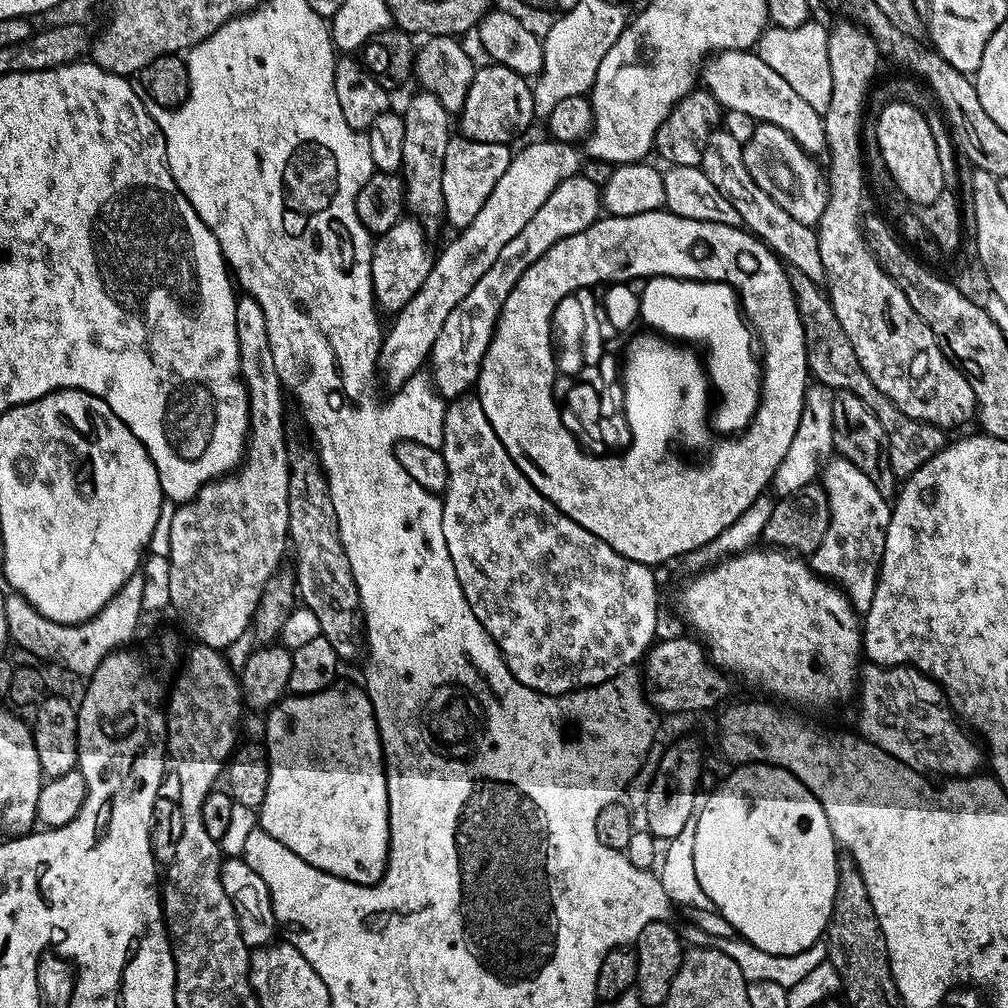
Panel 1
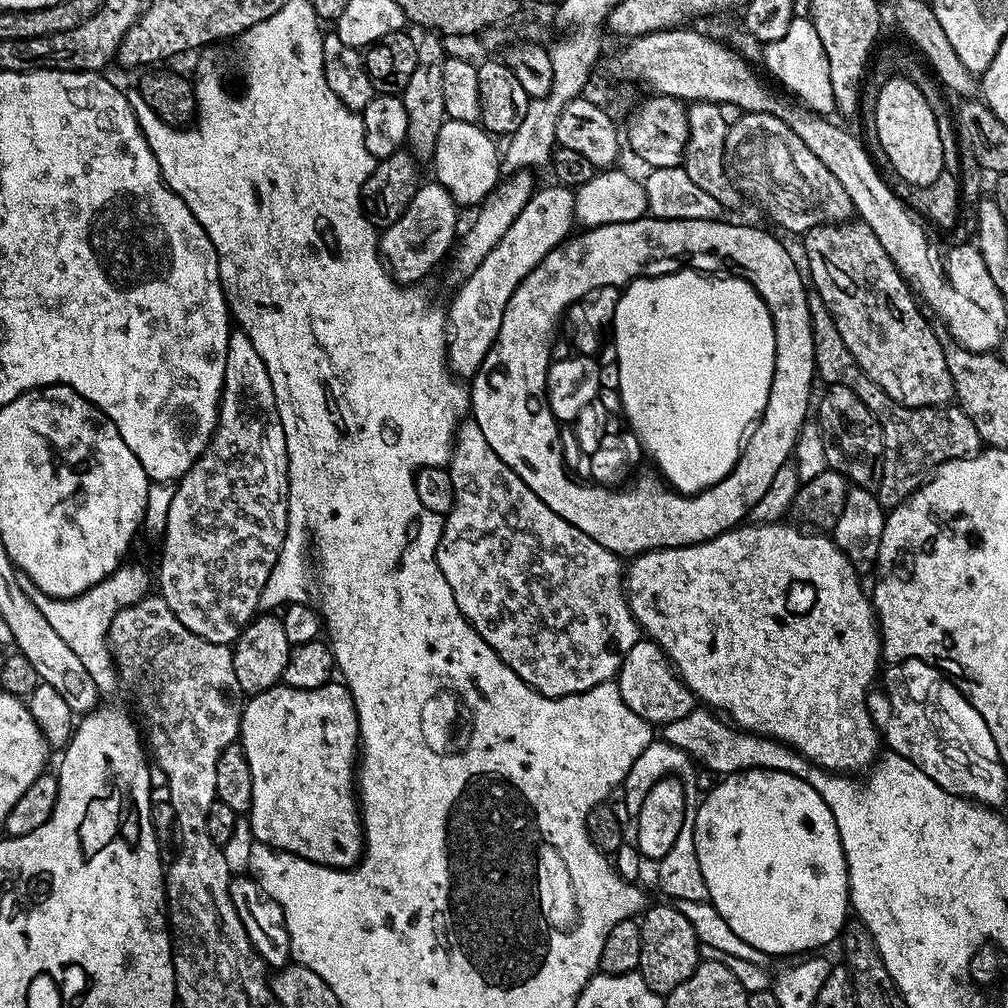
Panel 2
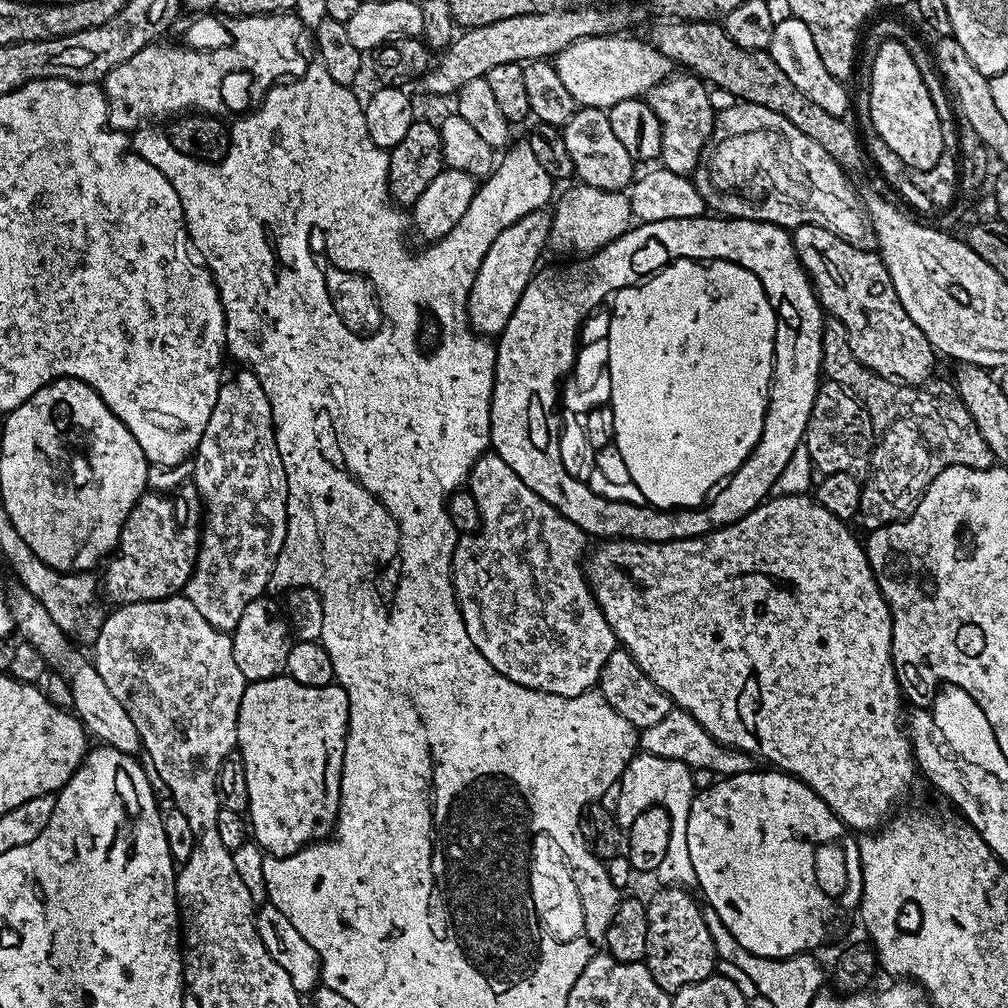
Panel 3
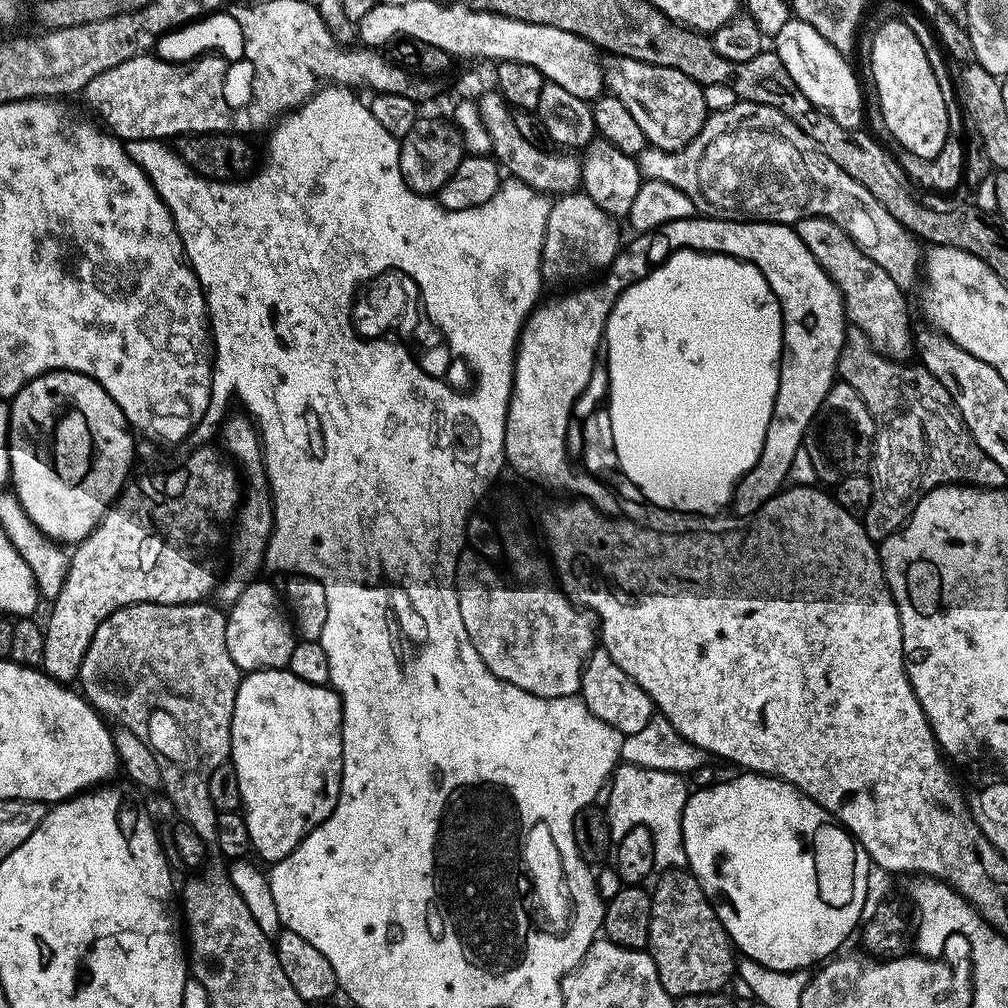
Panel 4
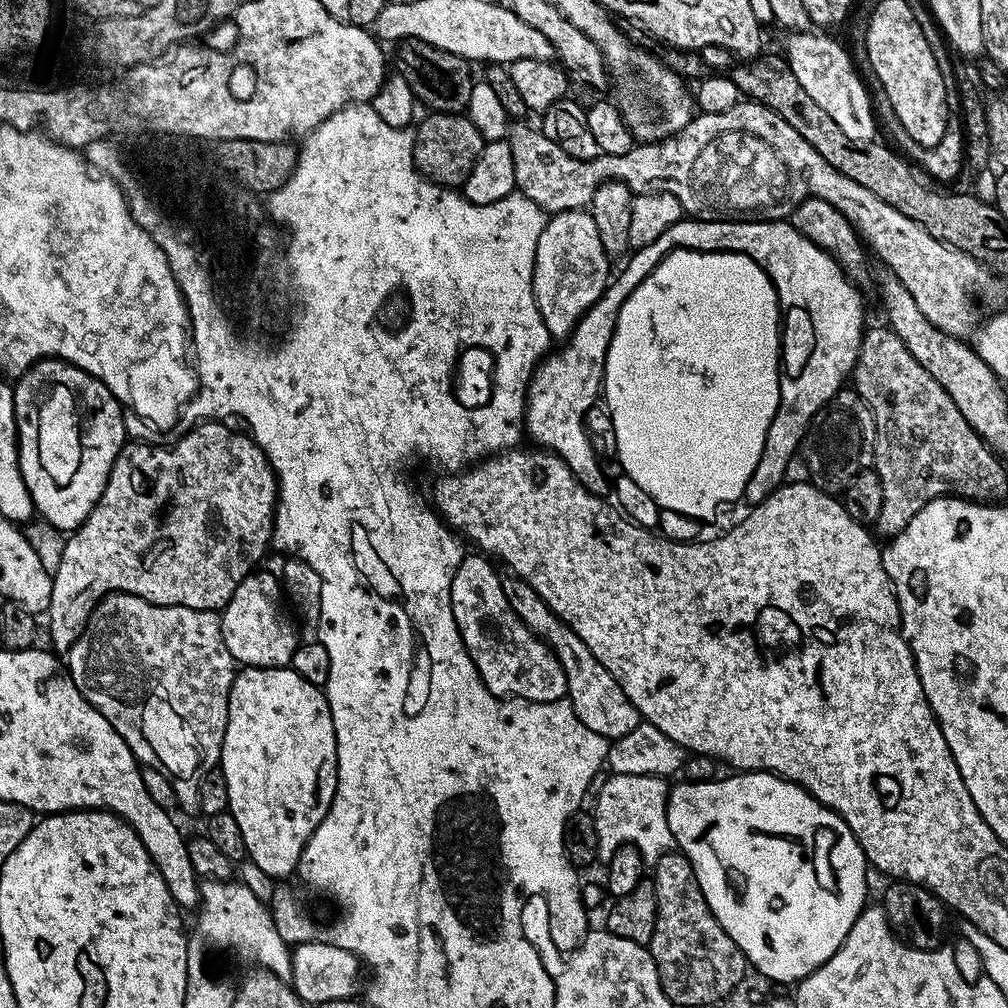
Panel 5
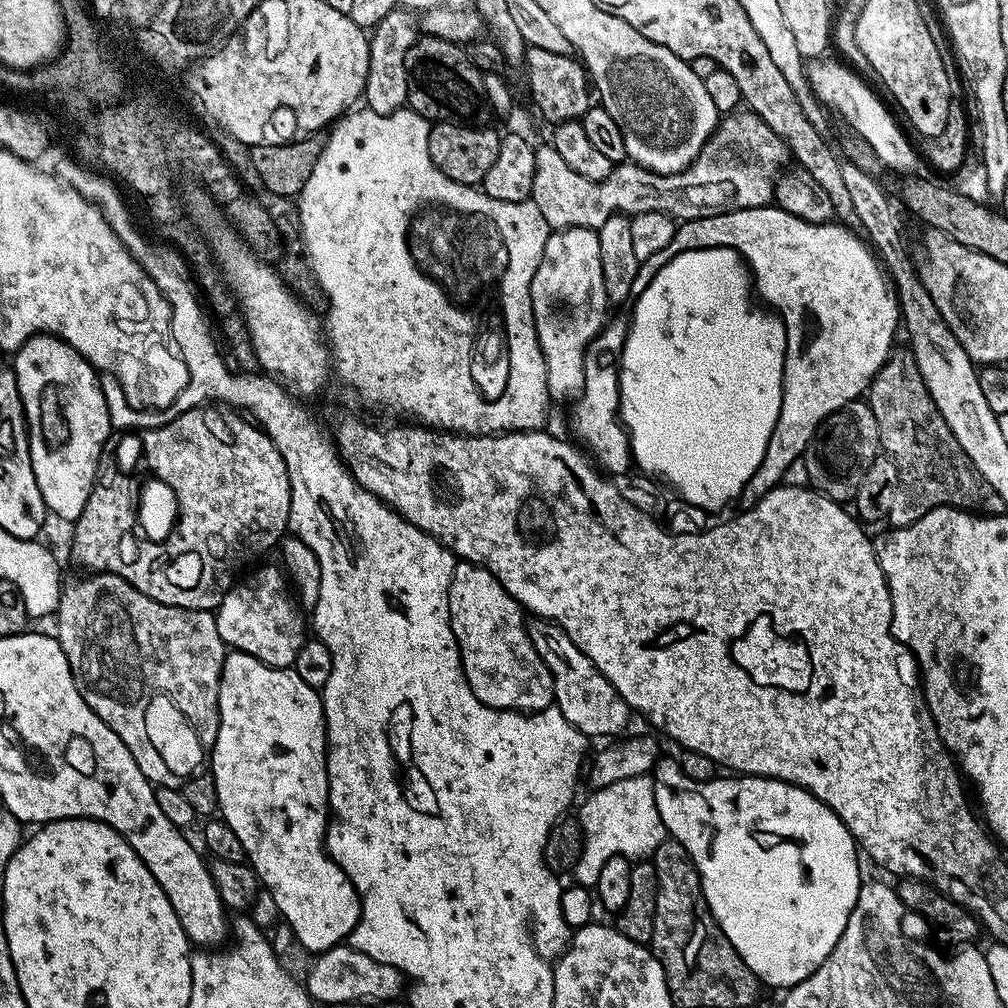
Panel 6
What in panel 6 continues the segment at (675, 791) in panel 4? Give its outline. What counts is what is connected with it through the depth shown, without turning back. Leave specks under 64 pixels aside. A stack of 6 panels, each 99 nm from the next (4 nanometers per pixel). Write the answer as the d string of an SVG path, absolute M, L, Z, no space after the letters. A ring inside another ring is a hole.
M651 775L638 778L622 778L614 786L597 788L592 797L581 806L578 819L584 833L584 848L574 869L575 883L595 886L602 866L612 856L624 856L632 862L650 858L666 839L662 814L658 814L658 802L654 802L654 782Z

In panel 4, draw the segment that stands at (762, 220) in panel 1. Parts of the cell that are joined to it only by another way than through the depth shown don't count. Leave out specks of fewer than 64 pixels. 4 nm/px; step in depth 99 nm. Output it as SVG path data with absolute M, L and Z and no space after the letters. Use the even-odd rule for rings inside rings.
M609 55L607 59L602 64L605 89L630 110L651 147L678 152L702 130L710 115L710 107L701 84L686 78L682 70L670 70L670 66L654 66L625 56Z

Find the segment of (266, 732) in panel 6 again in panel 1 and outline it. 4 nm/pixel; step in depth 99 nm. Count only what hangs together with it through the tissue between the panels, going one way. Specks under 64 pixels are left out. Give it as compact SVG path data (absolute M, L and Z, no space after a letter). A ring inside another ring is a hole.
M337 682L331 688L315 692L309 696L285 695L284 699L270 709L267 709L268 721L264 724L262 743L268 754L268 769L270 782L266 782L266 798L262 798L262 806L258 809L258 827L266 830L270 838L282 842L286 850L298 854L302 862L314 866L331 876L342 878L355 884L377 884L384 876L388 865L388 839L390 838L390 822L388 821L388 791L386 790L386 774L384 773L384 747L380 741L380 731L376 715L367 691L363 687Z

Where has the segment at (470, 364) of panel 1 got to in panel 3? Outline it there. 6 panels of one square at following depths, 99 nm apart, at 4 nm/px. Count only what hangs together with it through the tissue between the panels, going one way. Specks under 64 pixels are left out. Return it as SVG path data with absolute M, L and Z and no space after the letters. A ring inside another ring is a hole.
M540 209L511 224L491 244L468 295L469 328L477 335L492 338L503 332L526 286L537 271L538 258L543 248L547 247L551 229L552 212L549 209Z

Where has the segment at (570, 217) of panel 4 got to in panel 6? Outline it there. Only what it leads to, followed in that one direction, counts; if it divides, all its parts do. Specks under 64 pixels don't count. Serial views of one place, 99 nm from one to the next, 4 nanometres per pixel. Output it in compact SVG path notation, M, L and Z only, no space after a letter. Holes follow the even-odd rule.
M561 228L549 231L538 270L530 286L530 302L540 349L546 362L548 394L553 401L568 400L584 391L586 350L601 332L610 311L598 231L591 228Z

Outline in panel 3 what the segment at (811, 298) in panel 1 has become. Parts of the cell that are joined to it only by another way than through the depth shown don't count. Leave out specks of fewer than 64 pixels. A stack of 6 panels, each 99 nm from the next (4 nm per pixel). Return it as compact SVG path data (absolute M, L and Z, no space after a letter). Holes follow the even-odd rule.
M831 318L824 321L822 372L863 404L878 437L866 476L868 484L866 480L860 489L859 515L864 516L868 530L886 528L907 520L924 497L930 482L934 482L942 470L950 466L993 467L991 448L951 383L943 384L933 379L927 386L917 386L887 380L854 358L846 326Z

